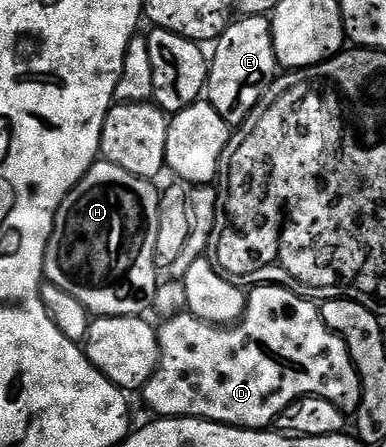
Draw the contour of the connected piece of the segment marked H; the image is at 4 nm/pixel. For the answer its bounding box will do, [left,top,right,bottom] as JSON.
[45,160,161,317]

